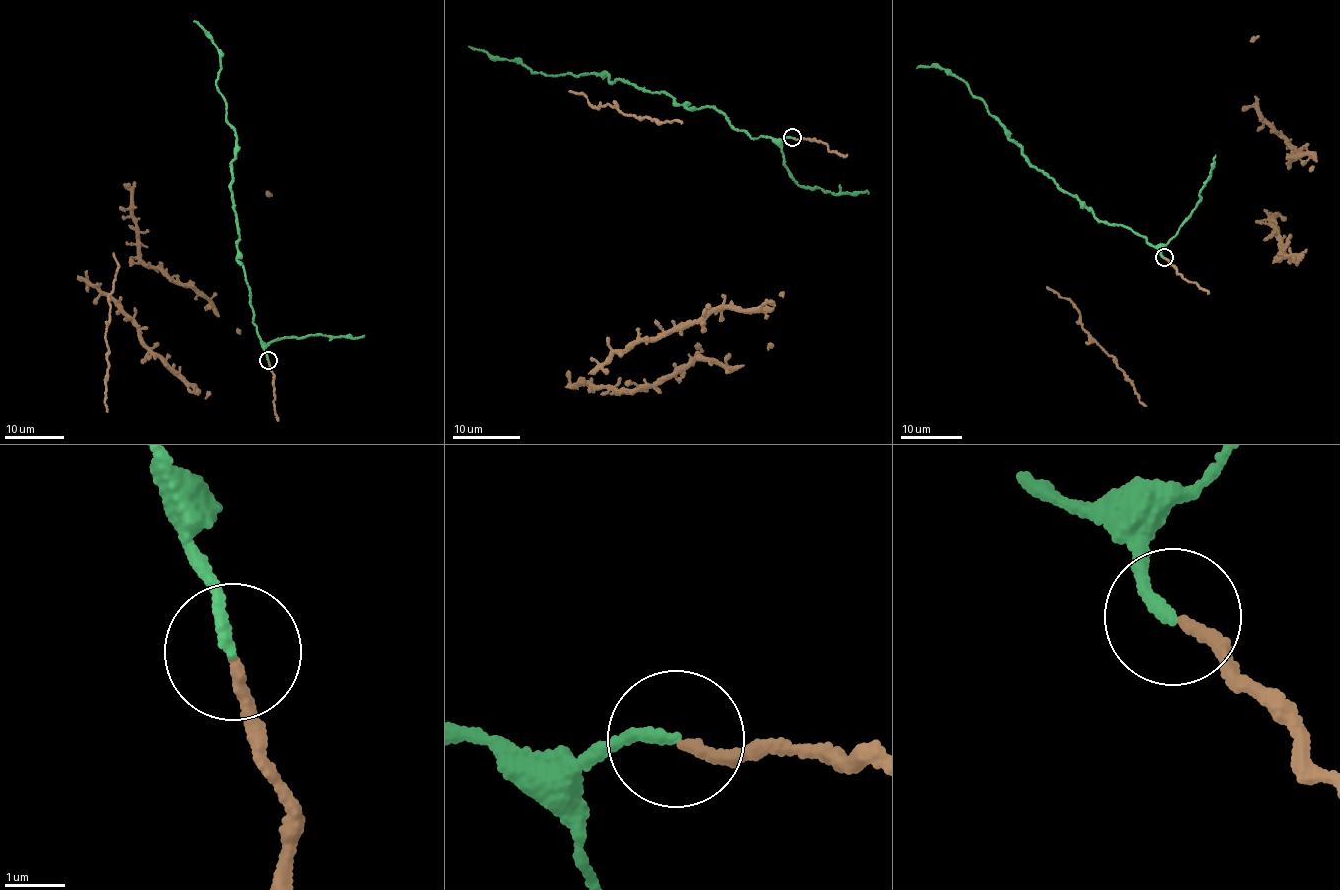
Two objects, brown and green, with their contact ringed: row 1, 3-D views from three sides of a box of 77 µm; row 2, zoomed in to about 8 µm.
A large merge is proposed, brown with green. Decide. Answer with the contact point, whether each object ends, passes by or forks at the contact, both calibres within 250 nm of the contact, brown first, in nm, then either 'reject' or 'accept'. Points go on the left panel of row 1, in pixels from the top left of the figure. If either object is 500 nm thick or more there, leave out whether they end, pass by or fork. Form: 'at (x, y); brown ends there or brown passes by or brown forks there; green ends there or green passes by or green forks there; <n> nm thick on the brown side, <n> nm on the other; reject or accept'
at (268, 360); brown ends there; green ends there; 180 nm thick on the brown side, 180 nm on the other; accept

